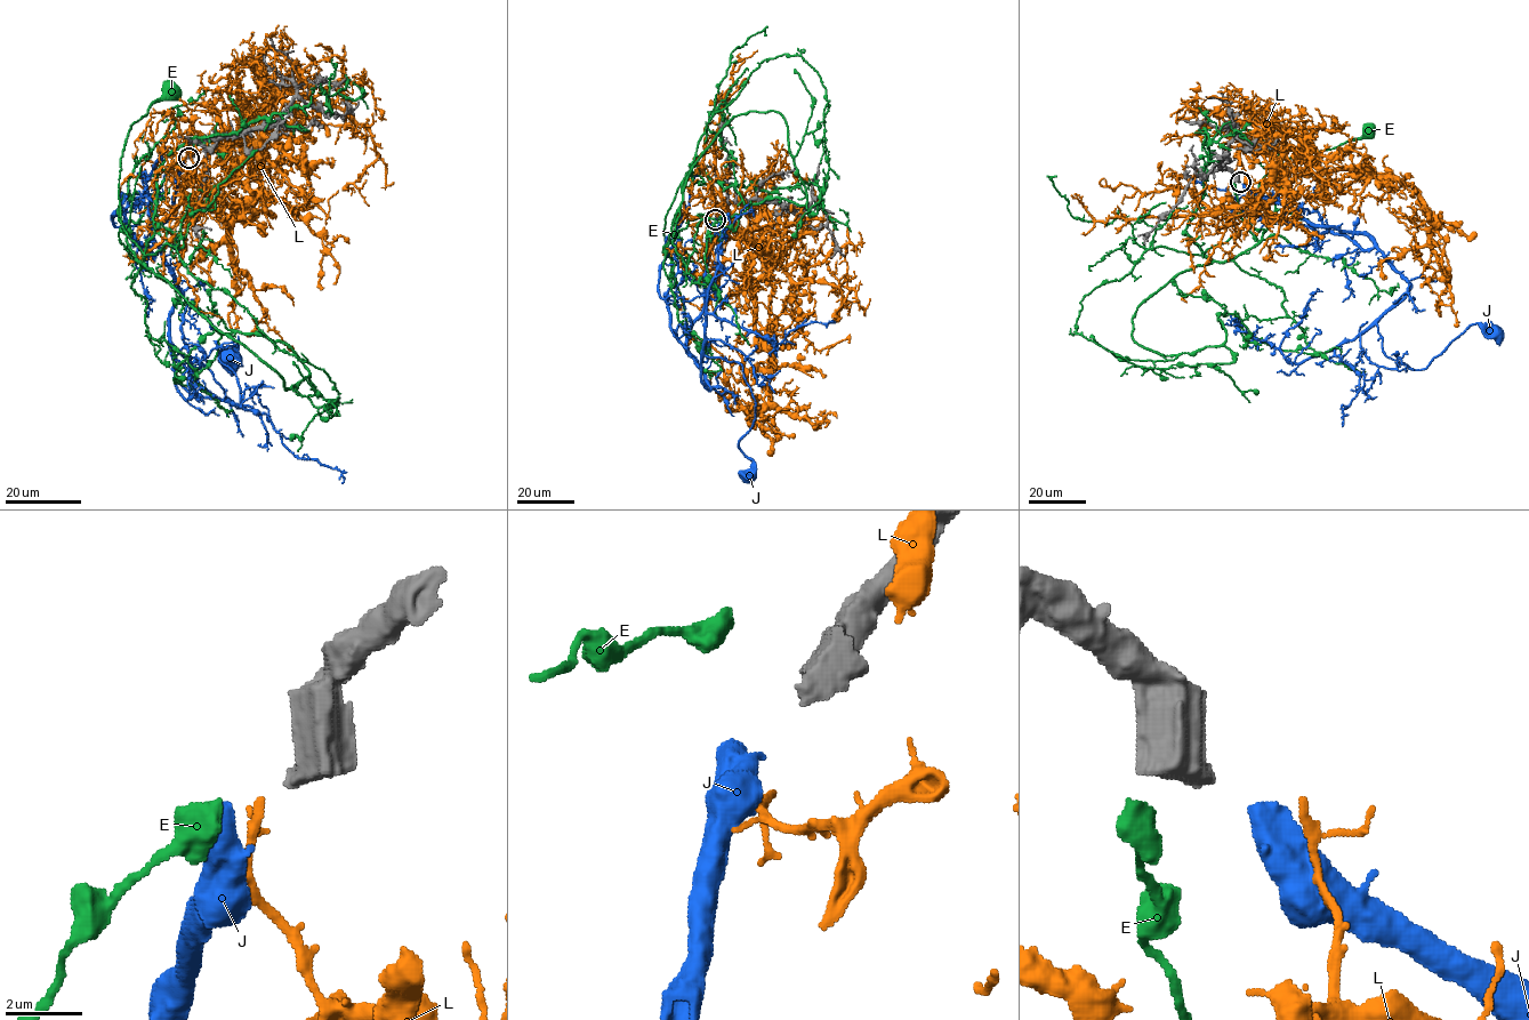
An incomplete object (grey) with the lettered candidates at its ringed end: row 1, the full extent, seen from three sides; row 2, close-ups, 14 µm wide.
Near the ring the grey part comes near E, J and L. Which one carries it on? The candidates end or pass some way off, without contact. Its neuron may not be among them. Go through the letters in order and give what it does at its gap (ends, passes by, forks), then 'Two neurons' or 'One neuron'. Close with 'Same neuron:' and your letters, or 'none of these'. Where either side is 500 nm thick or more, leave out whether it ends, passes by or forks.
E: Two neurons
J: Two neurons
L: Two neurons
Same neuron: none of these

